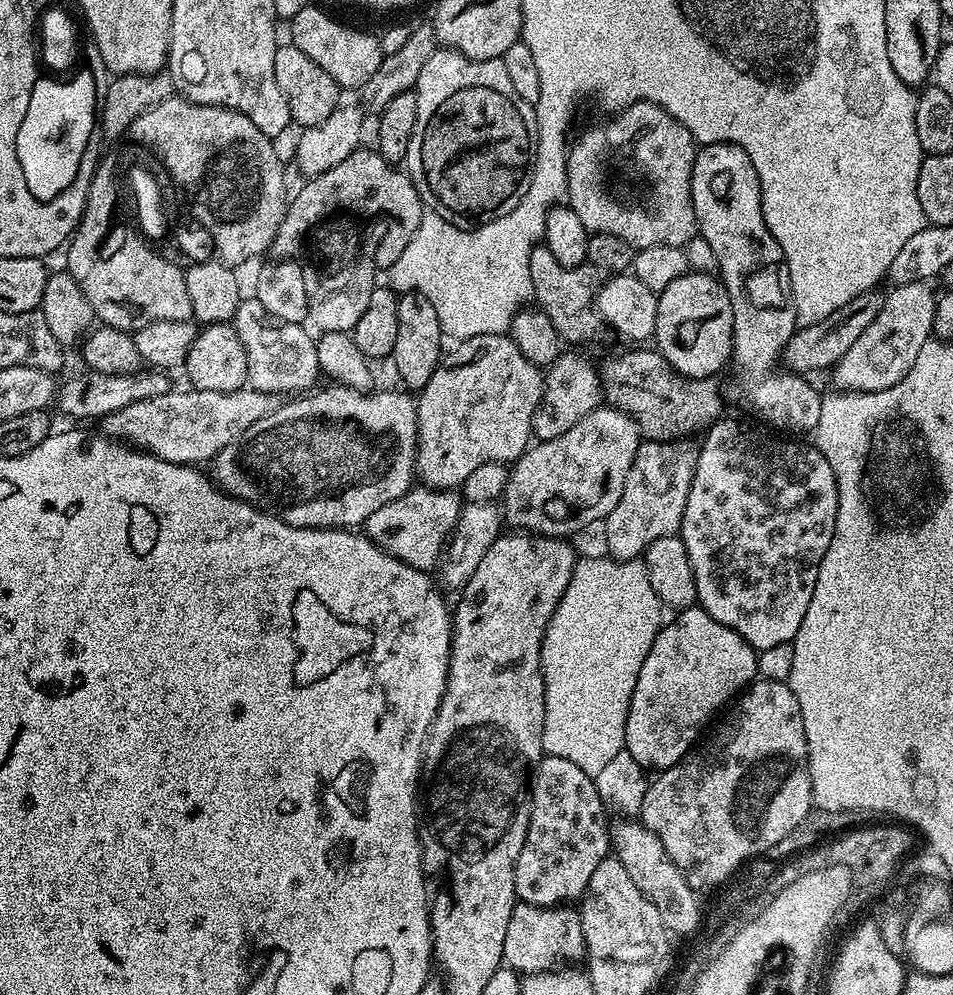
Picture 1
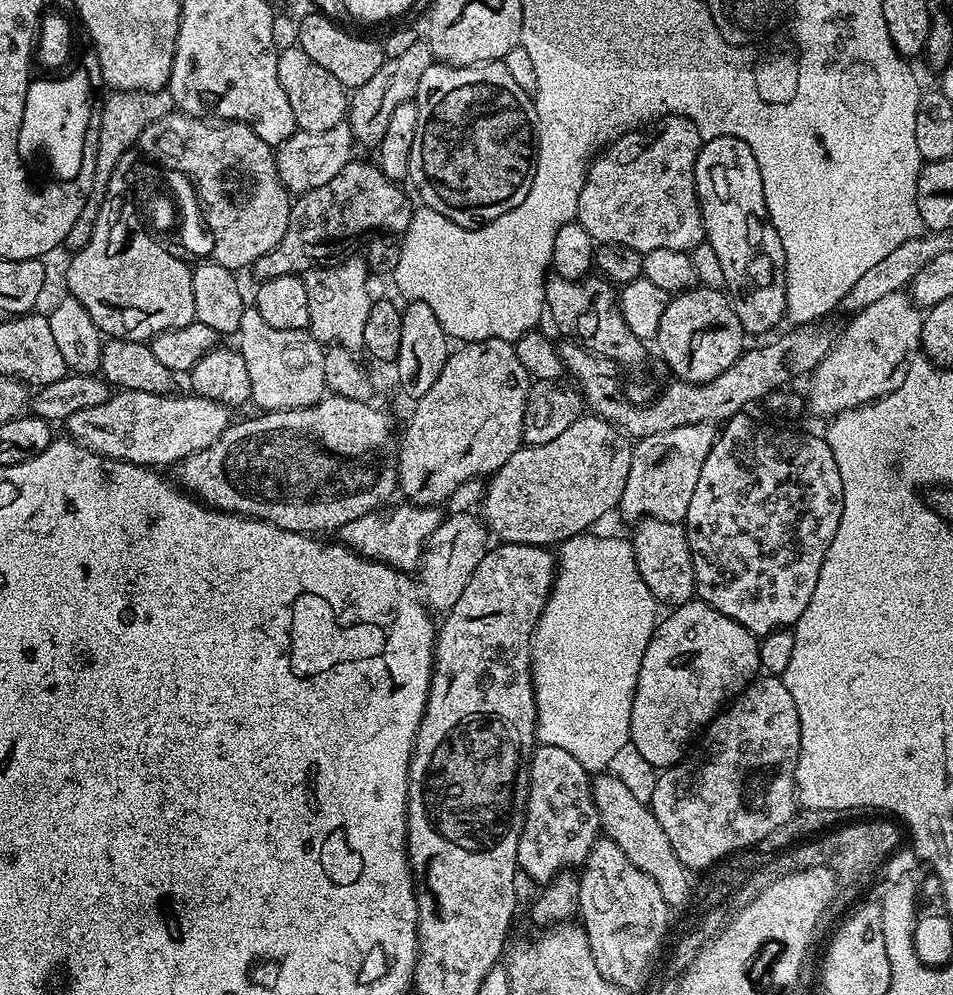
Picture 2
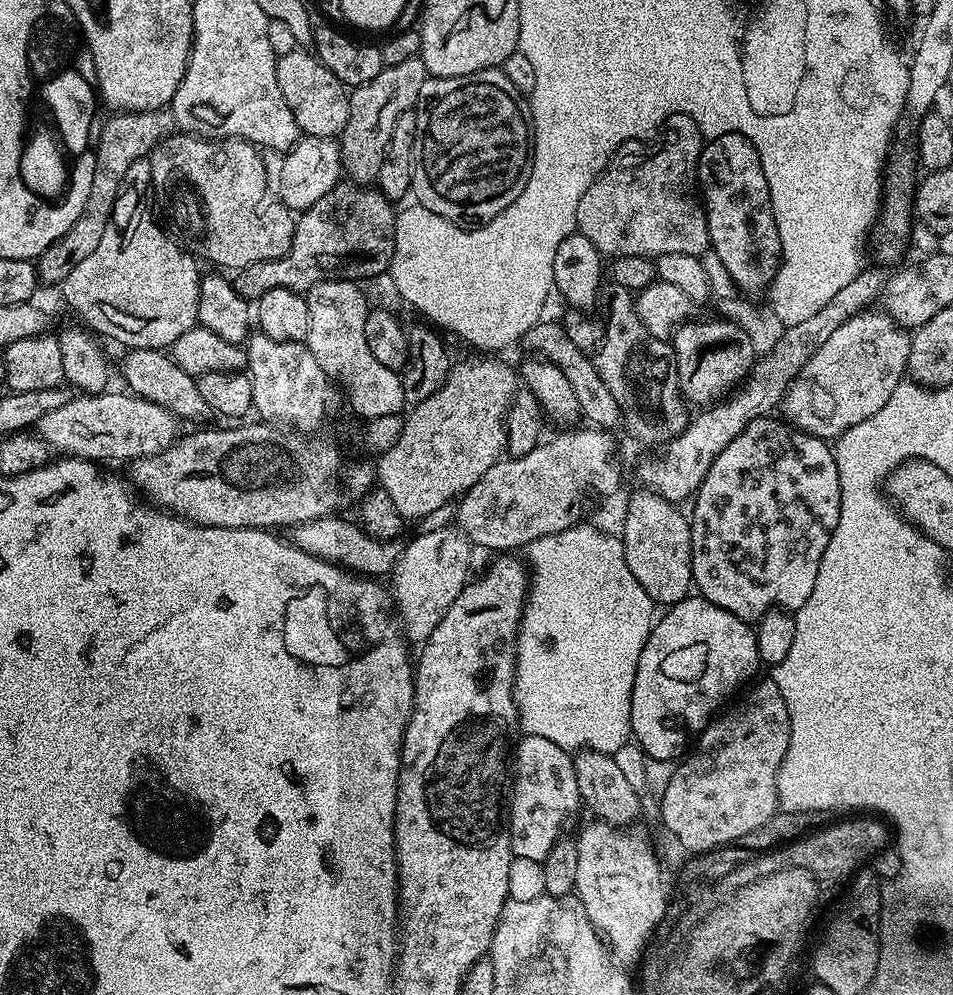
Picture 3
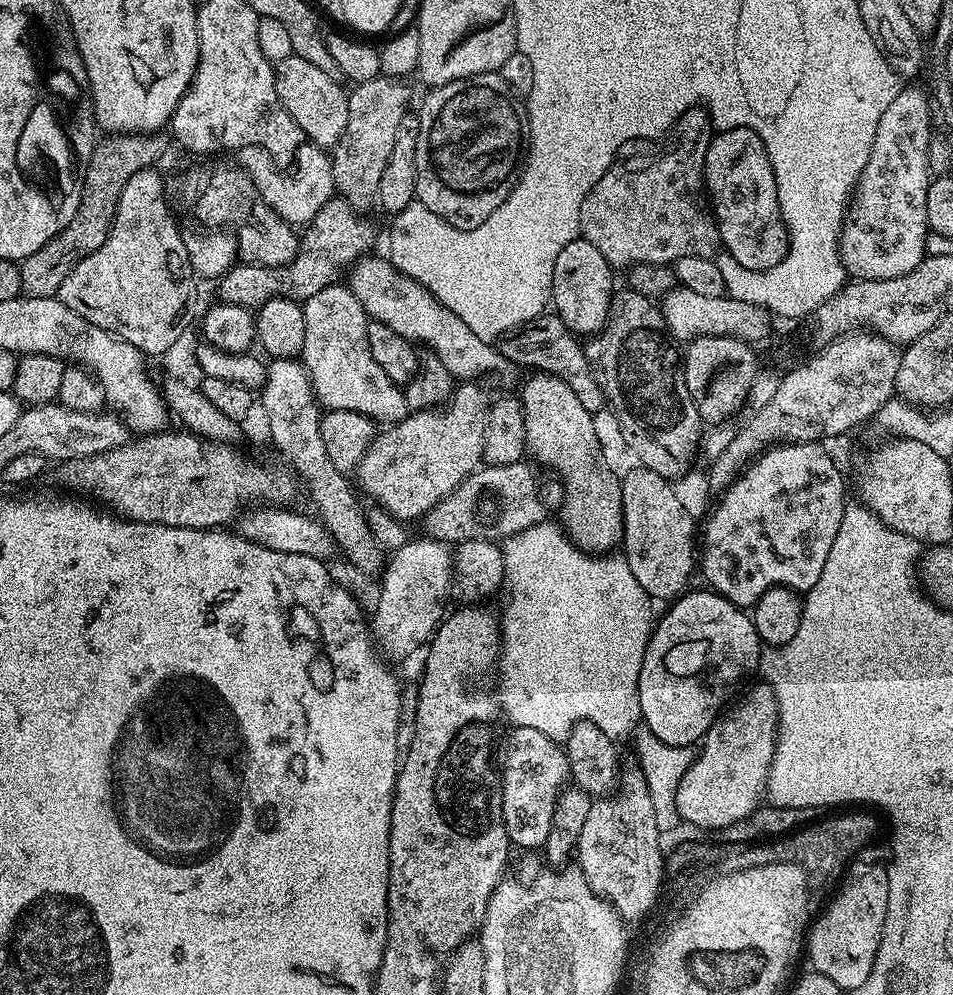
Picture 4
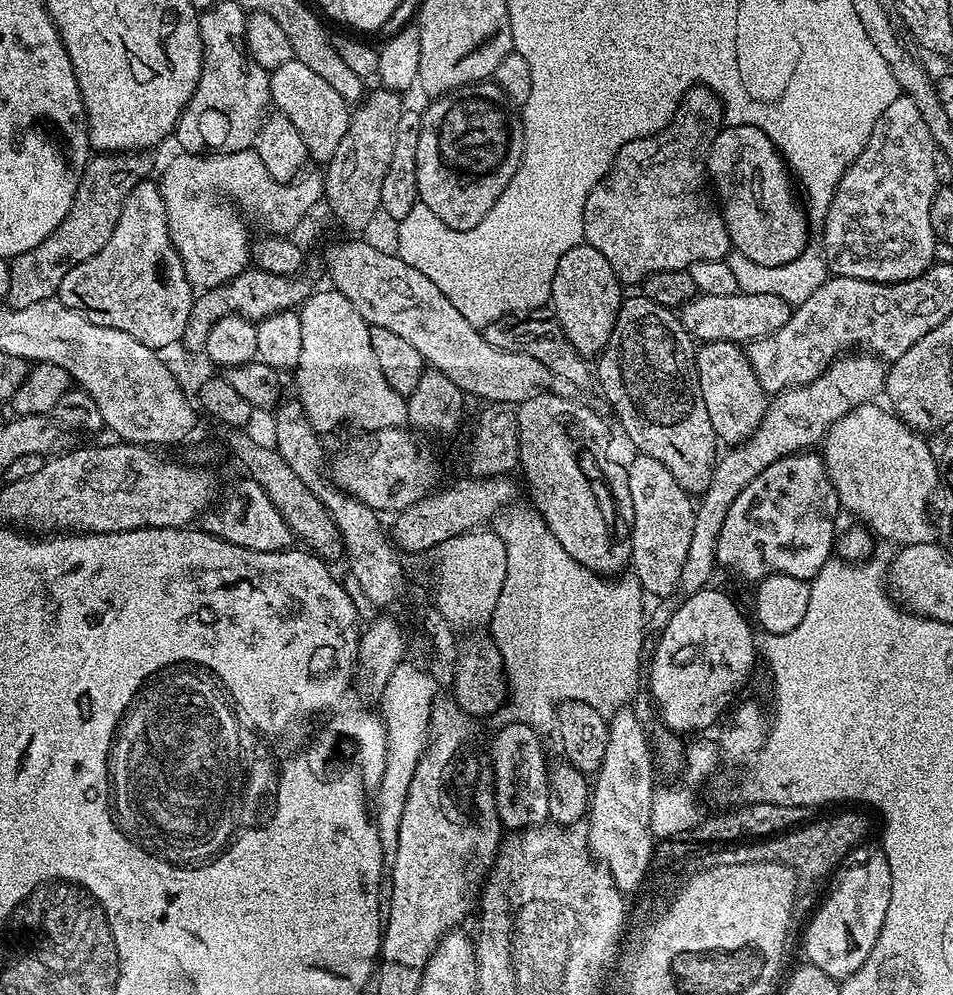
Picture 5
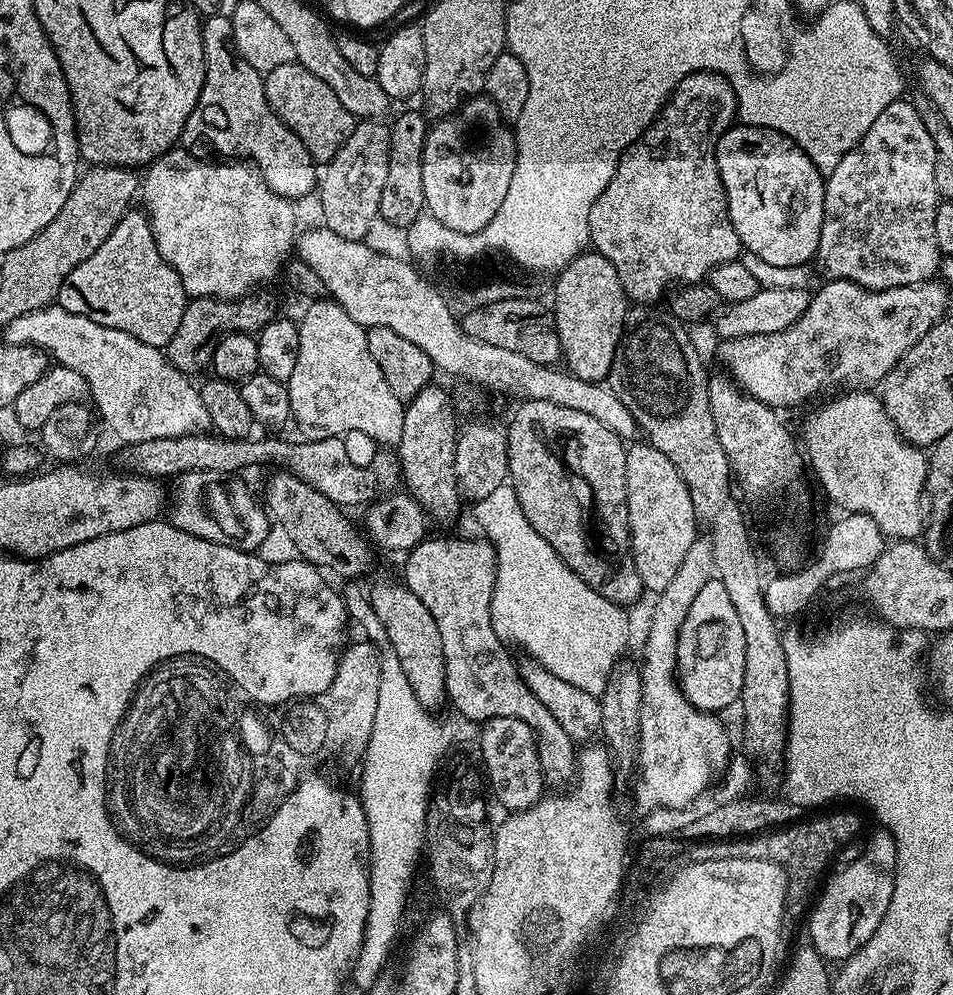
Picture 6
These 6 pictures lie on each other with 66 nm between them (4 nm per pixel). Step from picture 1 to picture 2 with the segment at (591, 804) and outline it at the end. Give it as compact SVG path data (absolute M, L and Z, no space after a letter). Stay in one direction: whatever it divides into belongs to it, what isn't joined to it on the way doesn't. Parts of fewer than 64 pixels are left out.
M540 744L533 748L528 760L528 797L524 807L524 825L518 838L516 862L521 873L524 872L539 886L546 886L558 873L579 869L590 854L590 850L601 835L598 810L592 801L592 781L590 773L566 750L559 746Z

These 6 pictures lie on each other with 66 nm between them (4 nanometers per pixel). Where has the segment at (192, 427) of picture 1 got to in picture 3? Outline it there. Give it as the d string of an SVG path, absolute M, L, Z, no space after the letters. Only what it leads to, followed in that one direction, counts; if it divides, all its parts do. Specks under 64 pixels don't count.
M127 390L112 391L73 395L66 406L58 406L58 410L42 414L34 425L35 431L55 451L56 448L60 451L57 453L93 462L131 462L143 456L158 454L177 440L178 418L173 412L143 400L141 396L134 396Z

